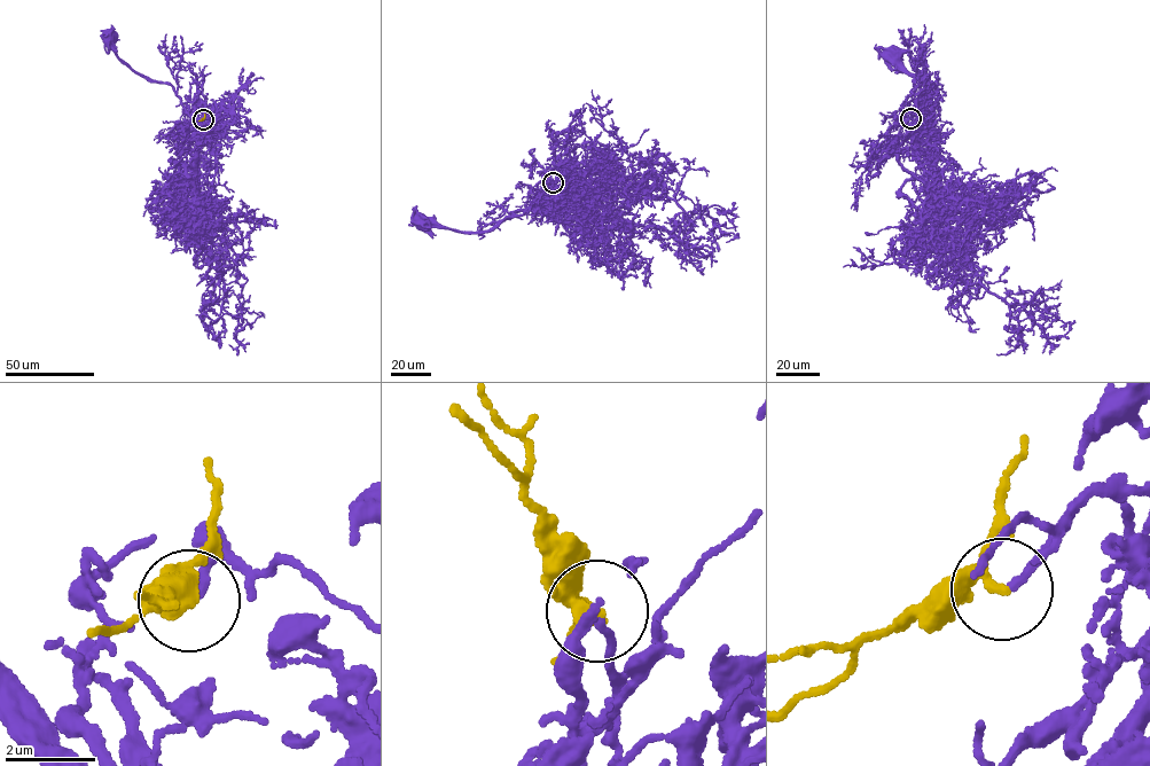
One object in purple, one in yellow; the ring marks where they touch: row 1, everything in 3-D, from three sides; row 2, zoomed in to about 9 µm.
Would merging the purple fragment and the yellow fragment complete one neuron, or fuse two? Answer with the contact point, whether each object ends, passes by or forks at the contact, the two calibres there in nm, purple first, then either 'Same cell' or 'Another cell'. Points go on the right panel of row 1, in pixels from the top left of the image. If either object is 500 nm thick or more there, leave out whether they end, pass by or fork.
Place: (910, 118). At the ring purple ends. At the ring yellow passes by. Thickness 170 nm (purple) against 220 nm. Same cell

